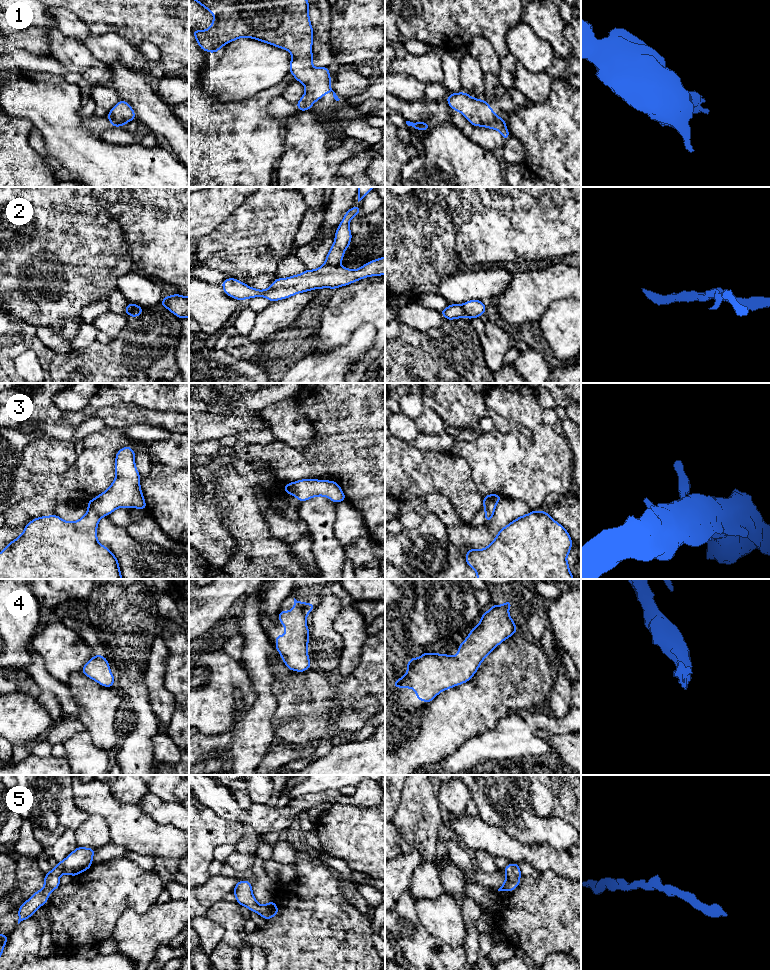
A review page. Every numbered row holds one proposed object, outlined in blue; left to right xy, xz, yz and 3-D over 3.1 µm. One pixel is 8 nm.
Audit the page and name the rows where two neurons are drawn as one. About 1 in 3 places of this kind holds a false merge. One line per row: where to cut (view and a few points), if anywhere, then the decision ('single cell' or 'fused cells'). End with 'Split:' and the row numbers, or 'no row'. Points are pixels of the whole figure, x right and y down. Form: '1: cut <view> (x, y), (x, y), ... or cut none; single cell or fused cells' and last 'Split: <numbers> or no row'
1: cut none; single cell
2: cut xy (142, 308), (135, 308), (130, 315); fused cells
3: cut none; single cell
4: cut none; single cell
5: cut none; single cell
Split: 2

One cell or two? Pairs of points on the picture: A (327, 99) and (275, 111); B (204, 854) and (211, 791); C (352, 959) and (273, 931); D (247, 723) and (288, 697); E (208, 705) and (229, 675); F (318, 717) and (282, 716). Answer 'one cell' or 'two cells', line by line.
A: one cell
B: two cells
C: one cell
D: two cells
E: one cell
F: one cell

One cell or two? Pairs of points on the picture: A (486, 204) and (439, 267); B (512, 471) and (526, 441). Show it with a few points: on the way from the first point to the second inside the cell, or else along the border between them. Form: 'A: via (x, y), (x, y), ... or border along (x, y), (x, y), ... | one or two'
A: border along (452, 221), (455, 227), (456, 250), (462, 266) | two
B: border along (523, 424), (532, 436), (532, 443), (526, 449) | two

